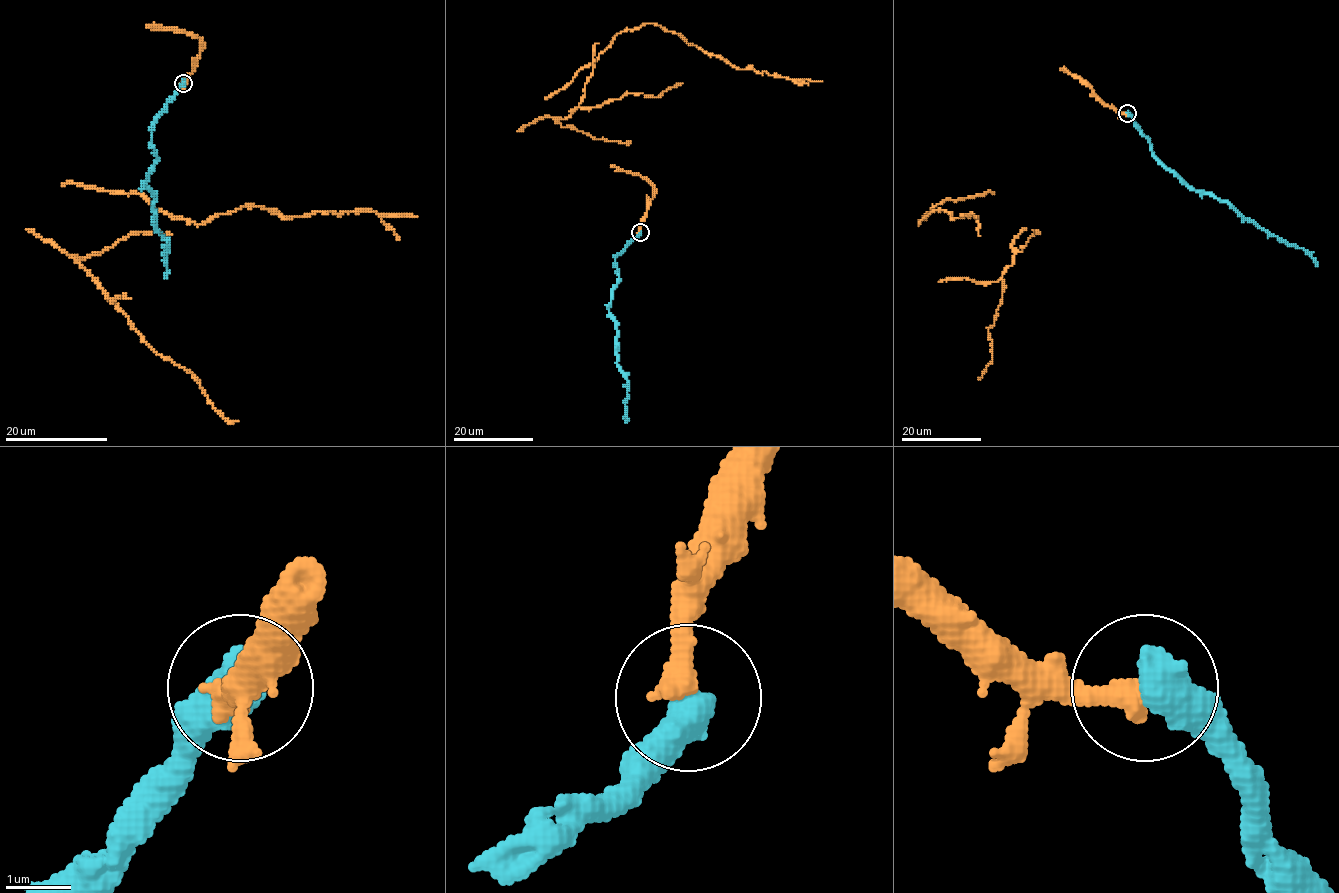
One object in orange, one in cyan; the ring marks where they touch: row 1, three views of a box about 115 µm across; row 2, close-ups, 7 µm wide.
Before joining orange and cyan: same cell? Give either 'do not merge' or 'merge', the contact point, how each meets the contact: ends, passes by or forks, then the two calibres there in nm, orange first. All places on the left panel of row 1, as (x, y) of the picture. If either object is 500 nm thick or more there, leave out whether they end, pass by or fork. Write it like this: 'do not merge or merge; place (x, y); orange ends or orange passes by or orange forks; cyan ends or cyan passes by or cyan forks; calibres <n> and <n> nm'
merge; place (183, 83); calibres 420 and 650 nm

